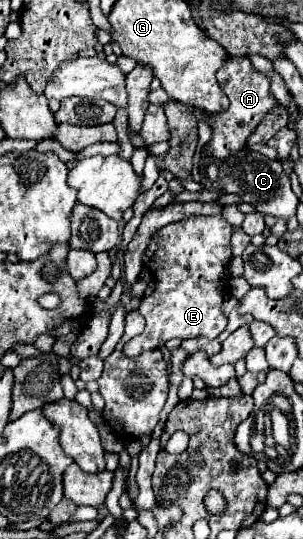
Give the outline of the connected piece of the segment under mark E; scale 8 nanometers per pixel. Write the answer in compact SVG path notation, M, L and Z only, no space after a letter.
M213 215L213 217L191 217L181 223L179 221L169 223L153 235L151 243L145 249L147 259L143 259L143 265L153 271L155 289L149 297L141 299L139 313L145 317L147 323L145 323L145 331L141 335L133 337L125 345L127 357L135 357L143 351L157 349L161 343L167 343L173 337L179 337L179 339L189 339L189 337L215 339L215 337L219 337L219 333L227 327L227 317L223 313L223 301L225 301L225 283L231 277L231 271L229 271L231 233L233 231L231 231L229 223L221 215Z

